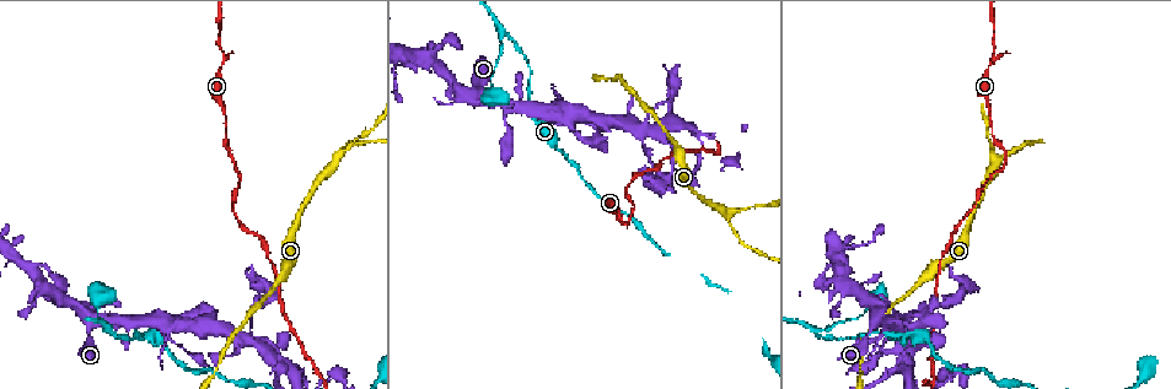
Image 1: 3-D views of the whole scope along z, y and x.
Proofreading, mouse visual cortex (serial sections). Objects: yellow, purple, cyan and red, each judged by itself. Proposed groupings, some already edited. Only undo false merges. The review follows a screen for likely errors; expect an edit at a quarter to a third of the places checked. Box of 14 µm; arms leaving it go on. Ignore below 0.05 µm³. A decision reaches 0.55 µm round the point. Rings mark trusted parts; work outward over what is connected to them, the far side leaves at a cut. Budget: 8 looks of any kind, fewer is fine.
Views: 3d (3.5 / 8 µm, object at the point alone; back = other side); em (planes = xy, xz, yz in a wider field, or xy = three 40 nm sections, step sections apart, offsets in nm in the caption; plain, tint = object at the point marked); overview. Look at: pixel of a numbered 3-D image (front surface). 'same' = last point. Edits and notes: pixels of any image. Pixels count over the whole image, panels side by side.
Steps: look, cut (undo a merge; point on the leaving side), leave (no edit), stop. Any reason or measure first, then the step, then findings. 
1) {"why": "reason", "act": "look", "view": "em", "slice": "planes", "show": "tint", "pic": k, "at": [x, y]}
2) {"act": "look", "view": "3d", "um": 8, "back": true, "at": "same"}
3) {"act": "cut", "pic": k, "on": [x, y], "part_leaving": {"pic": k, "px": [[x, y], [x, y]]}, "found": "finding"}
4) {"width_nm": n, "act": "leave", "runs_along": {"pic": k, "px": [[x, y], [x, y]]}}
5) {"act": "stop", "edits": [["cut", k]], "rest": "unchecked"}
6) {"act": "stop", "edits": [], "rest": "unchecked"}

{"why": "three arms meet", "act": "look", "view": "3d", "um": 3.5, "pic": 1, "at": [814, 333]}

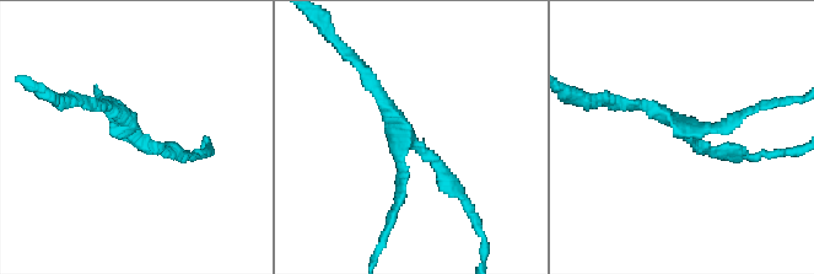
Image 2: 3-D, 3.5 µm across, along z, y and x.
{"arms": 3, "arm_widths_nm": [150, 150, 200], "why": "need the tissue", "act": "look", "view": "em", "slice": "xy", "step": 3, "show": "tint", "pic": 2, "at": [129, 132]}

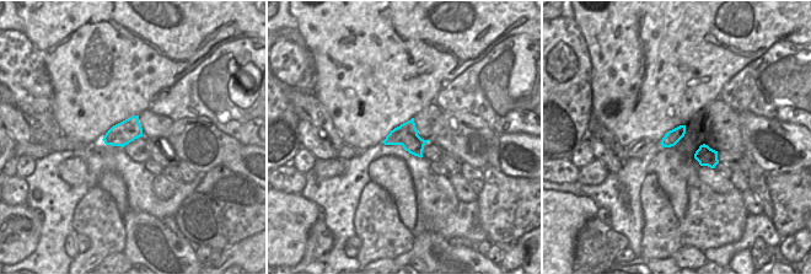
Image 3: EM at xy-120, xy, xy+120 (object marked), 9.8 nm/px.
{"act": "leave", "runs_along": {"pic": 2, "px": [[184, 156], [143, 145], [117, 107]]}, "found": "all the same cell"}

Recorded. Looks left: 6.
{"act": "look", "view": "3d", "um": 8, "pic": 1, "at": [996, 47]}

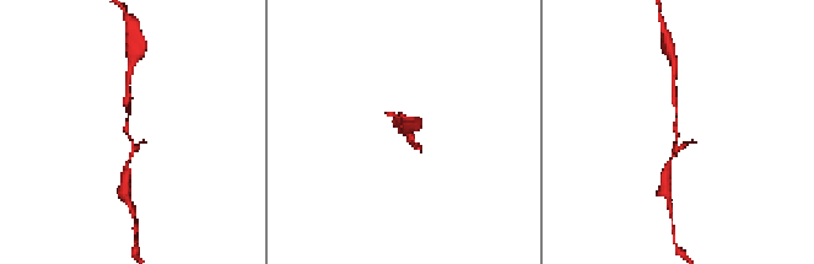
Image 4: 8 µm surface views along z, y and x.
{"act": "look", "view": "3d", "um": 3.5, "back": true, "pic": 4, "at": [678, 135]}

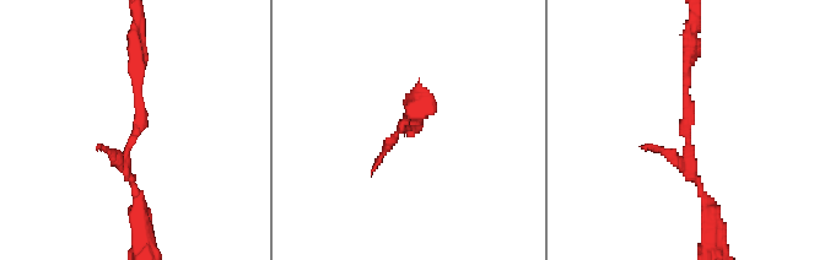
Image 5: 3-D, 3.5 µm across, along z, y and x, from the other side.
{"act": "look", "view": "em", "slice": "xy", "step": 3, "show": "tint", "pic": 5, "at": [409, 130]}

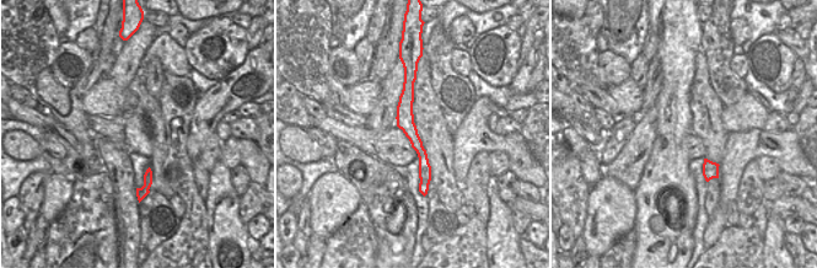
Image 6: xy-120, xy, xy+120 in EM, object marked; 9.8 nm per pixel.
{"act": "leave", "runs_along": {"pic": 6, "px": [[407, 79], [406, 124], [425, 183]]}, "found": "continuous, no second cell"}

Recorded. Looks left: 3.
{"why": "a fork", "act": "look", "view": "3d", "um": 3.5, "pic": 1, "at": [724, 211]}

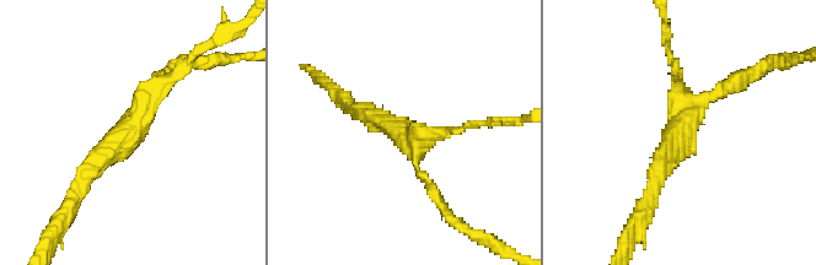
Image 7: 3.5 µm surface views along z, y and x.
{"arms": 3, "arm_widths_nm": [150, 150, 250], "why": "need the tissue", "act": "look", "view": "em", "slice": "xy", "step": 5, "show": "tint", "pic": 7, "at": [685, 123]}

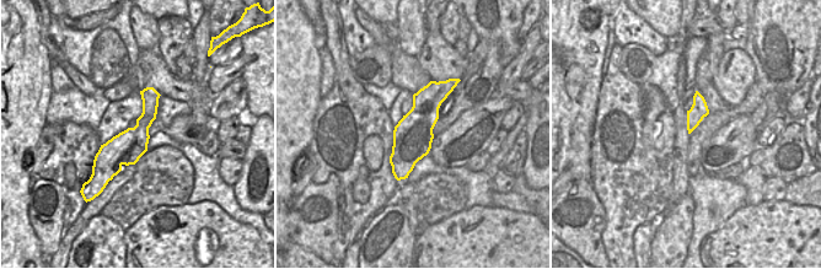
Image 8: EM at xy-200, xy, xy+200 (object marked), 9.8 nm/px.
{"act": "leave", "runs_along": {"pic": 7, "px": [[84, 180], [144, 102], [189, 60]]}, "found": "all the same cell"}

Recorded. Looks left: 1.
{"act": "stop", "edits": [], "rest": "unchecked"}

